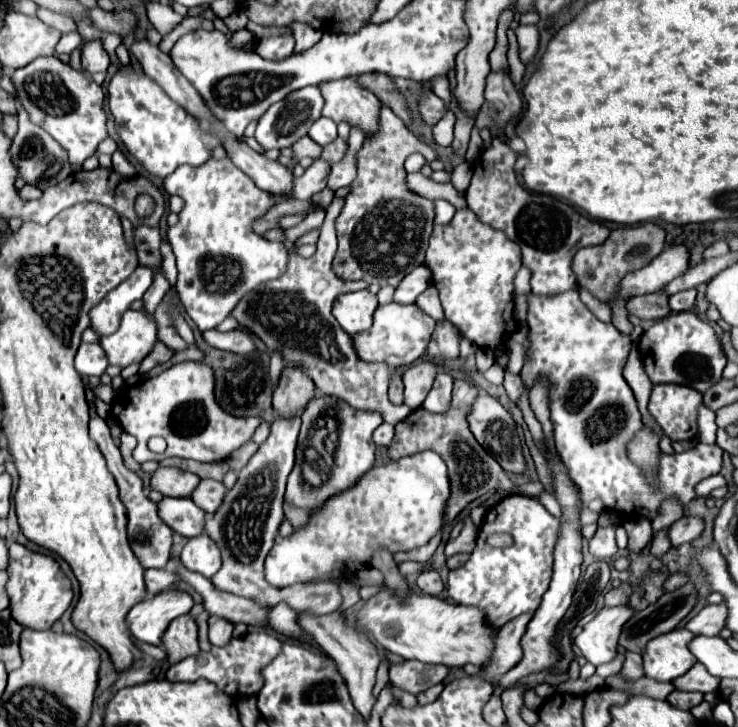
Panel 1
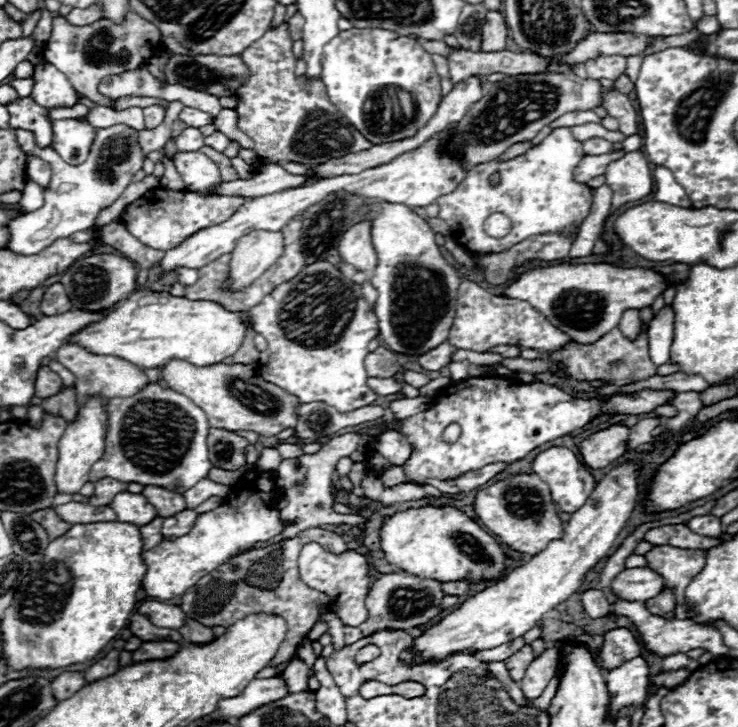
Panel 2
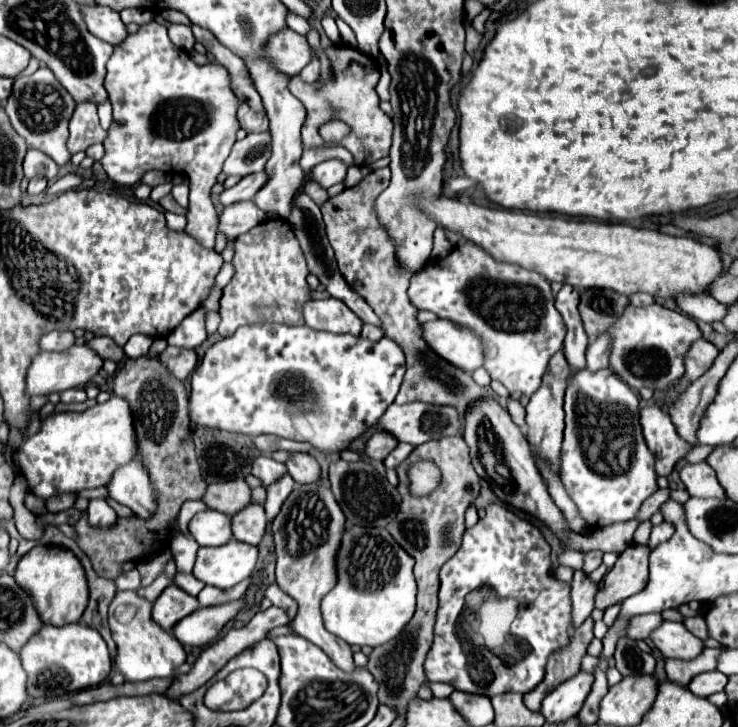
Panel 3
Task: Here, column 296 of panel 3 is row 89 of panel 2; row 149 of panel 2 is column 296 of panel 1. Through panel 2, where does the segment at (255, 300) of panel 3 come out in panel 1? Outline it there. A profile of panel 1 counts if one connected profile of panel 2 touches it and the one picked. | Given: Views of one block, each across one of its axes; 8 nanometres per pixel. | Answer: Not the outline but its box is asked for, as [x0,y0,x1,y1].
[232,198,410,424]

